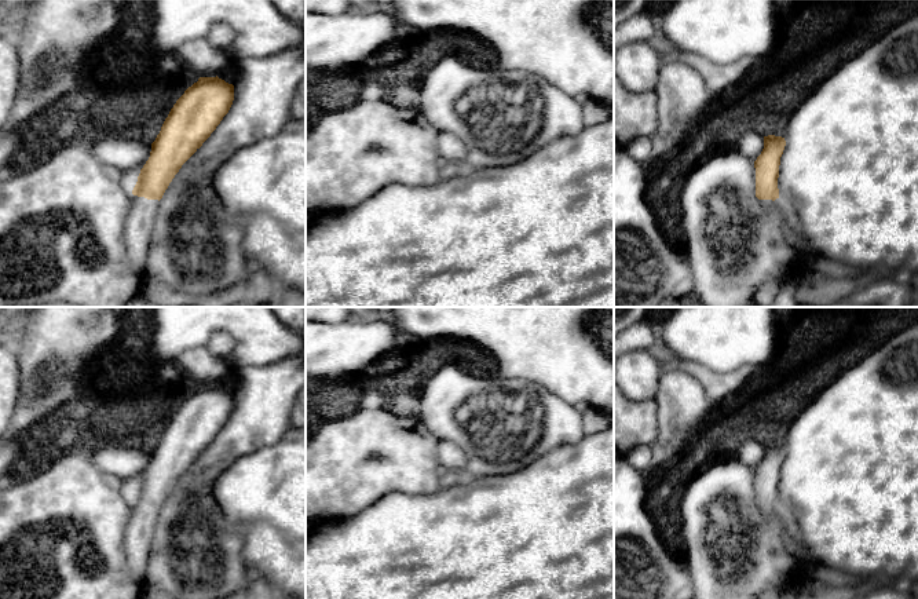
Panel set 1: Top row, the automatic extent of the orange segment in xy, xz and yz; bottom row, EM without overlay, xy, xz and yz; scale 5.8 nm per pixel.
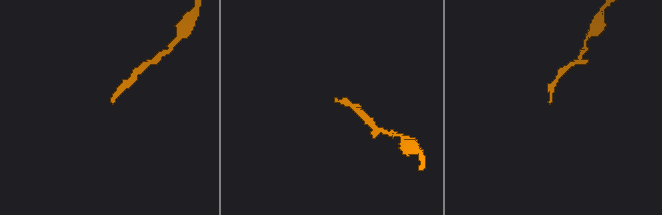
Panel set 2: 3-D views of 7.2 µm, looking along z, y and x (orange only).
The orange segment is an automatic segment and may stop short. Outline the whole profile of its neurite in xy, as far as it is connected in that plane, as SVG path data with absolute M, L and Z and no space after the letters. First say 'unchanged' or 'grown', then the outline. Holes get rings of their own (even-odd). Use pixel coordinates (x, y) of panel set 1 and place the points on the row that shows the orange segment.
grown; M217 76L200 77L176 101L151 143L150 157L140 169L124 222L125 256L138 274L145 274L160 200L182 165L228 113L233 101L233 84Z

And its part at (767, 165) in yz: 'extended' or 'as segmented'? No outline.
extended

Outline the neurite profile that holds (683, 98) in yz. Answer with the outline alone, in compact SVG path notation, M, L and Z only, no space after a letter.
M677 59L661 63L655 94L658 99L655 140L661 146L679 142L710 112L714 101L702 76L692 66Z

